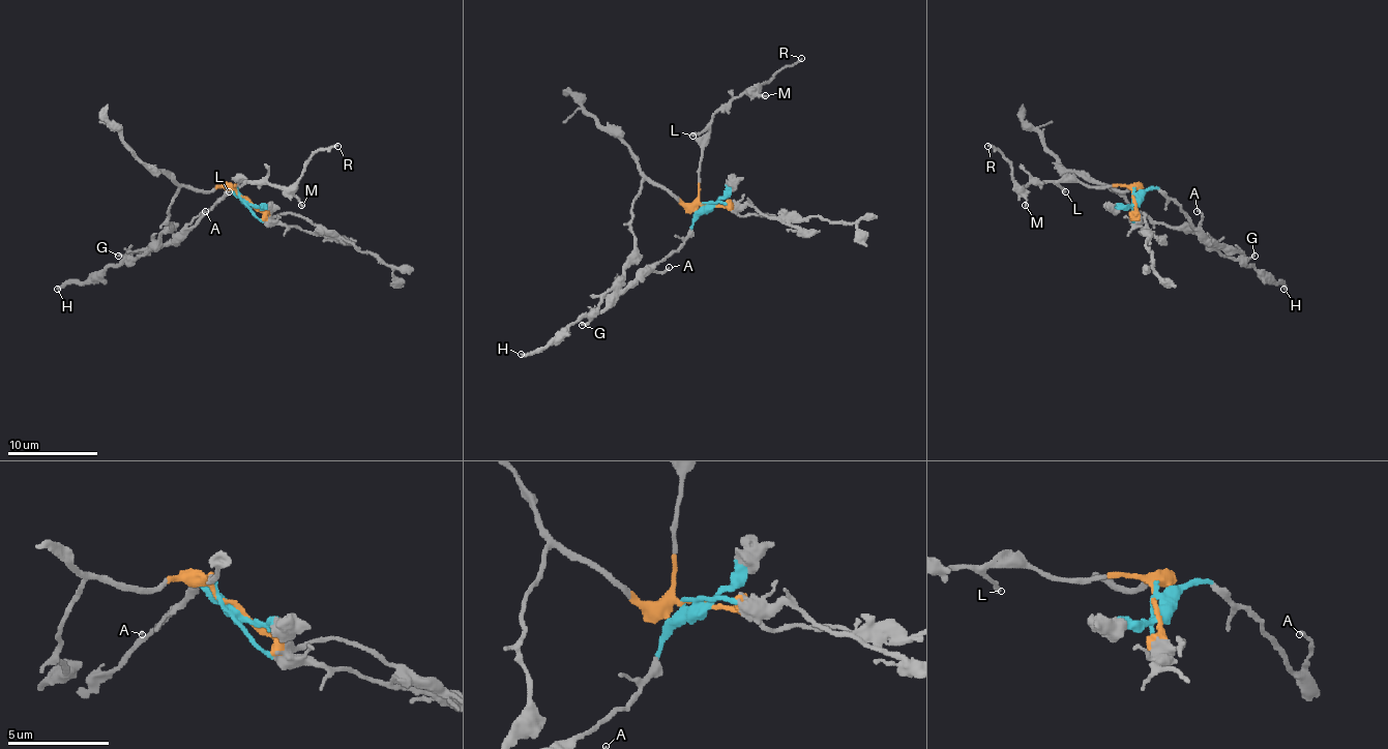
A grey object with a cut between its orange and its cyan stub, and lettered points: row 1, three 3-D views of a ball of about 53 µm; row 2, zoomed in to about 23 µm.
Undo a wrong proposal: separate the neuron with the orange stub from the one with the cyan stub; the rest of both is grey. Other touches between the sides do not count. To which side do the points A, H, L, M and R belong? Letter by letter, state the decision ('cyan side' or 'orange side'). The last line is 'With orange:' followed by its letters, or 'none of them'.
A: cyan side
H: cyan side
L: orange side
M: orange side
R: orange side
With orange: L, M, R

